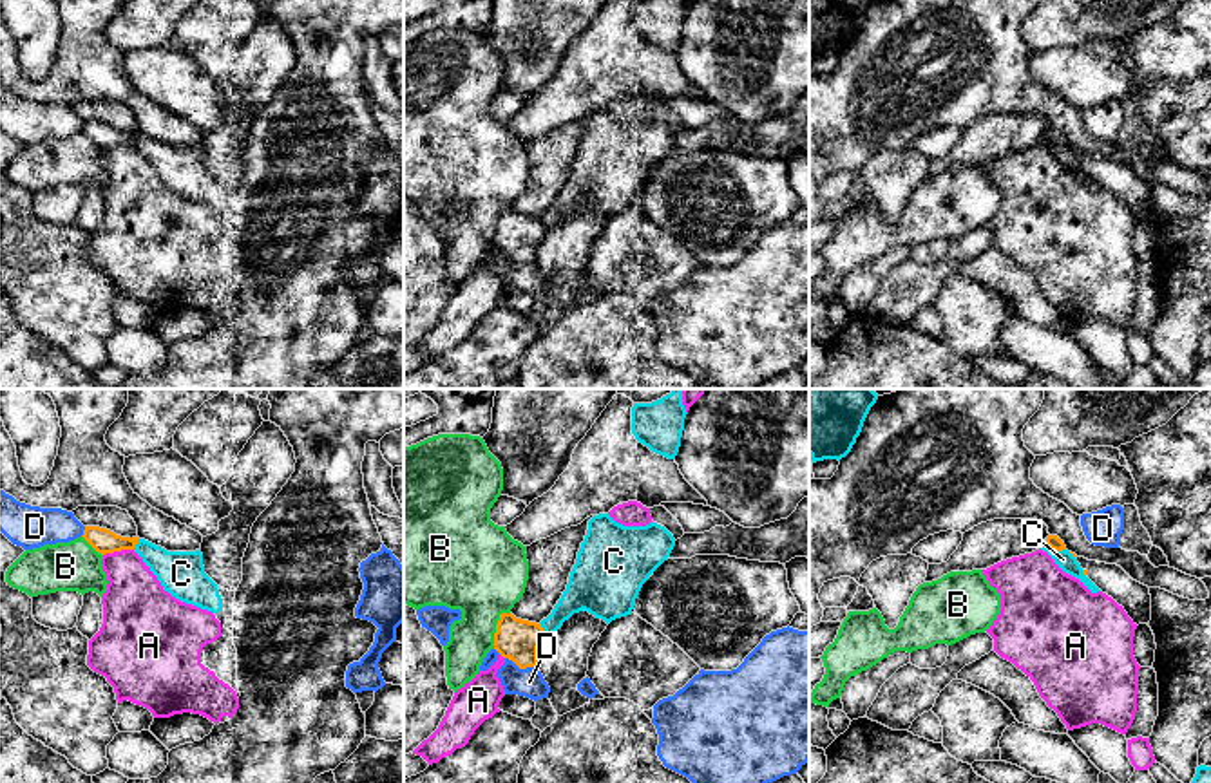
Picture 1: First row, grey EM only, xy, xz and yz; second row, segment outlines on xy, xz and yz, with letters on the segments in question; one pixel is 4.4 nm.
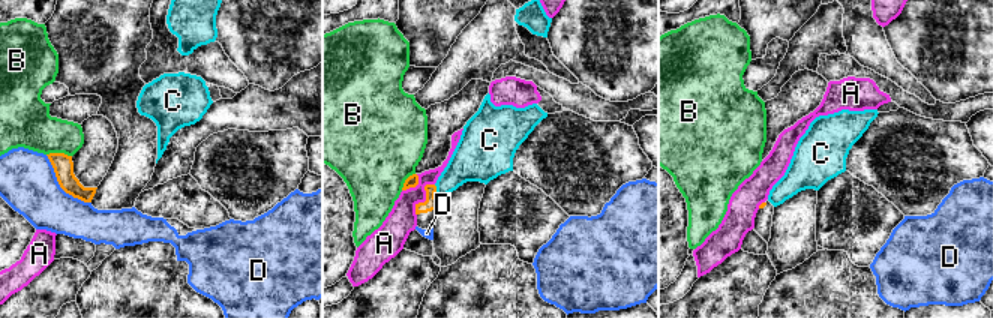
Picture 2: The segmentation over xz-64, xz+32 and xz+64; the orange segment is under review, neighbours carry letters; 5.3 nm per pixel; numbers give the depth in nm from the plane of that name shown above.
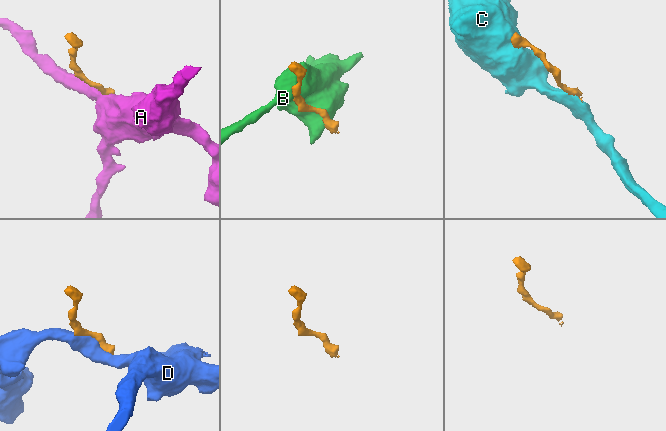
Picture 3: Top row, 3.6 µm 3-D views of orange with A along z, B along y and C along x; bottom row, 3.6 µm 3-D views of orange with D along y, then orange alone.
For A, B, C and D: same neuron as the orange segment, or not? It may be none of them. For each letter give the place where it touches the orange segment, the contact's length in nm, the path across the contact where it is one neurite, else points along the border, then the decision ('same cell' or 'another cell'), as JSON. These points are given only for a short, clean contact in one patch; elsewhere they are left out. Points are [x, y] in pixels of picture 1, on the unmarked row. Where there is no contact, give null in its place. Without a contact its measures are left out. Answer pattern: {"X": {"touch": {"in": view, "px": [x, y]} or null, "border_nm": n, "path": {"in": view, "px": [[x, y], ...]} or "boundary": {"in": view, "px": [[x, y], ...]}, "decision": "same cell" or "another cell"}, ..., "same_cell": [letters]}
{"A": {"touch": {"in": "xy", "px": [118, 145]}, "border_nm": 140, "boundary": {"in": "xy", "px": [[133, 143], [104, 150]]}, "decision": "another cell"}, "B": {"touch": {"in": "xz", "px": [496, 223]}, "border_nm": 180, "decision": "another cell"}, "C": {"touch": {"in": "yz", "px": [1056, 145]}, "border_nm": 100, "boundary": {"in": "yz", "px": [[1045, 136], [1056, 145], [1065, 145]]}, "decision": "another cell"}, "D": {"touch": {"in": "xz", "px": [522, 263]}, "border_nm": 150, "decision": "another cell"}, "same_cell": []}

